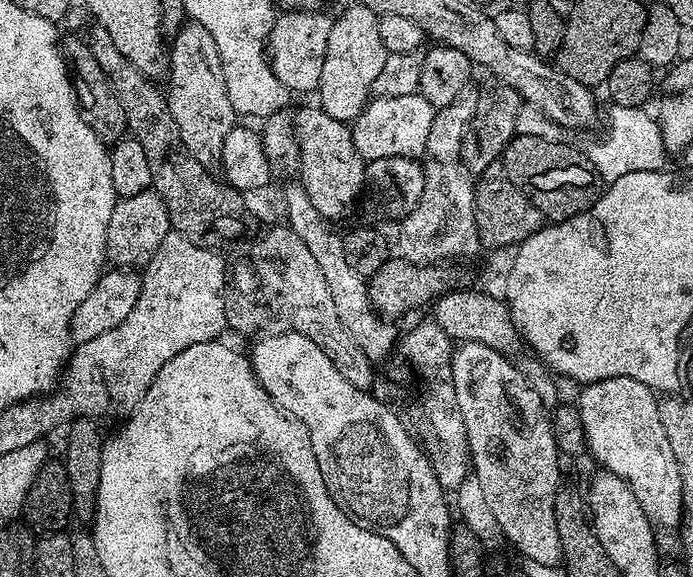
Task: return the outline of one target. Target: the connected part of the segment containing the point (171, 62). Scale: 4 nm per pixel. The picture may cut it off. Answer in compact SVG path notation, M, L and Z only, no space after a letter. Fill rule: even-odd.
M188 22L170 40L167 53L166 95L170 114L174 114L184 149L204 168L215 169L220 164L222 146L230 130L238 124L236 111L234 106L230 106L230 98L226 94L226 78L222 74L218 46L214 46L214 38L210 38L206 26Z

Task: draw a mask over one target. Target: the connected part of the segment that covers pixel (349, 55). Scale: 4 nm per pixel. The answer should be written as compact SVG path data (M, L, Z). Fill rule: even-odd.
M350 6L344 8L341 13L340 17L337 15L333 19L330 26L330 42L326 42L326 62L322 62L318 107L326 114L330 114L330 118L351 122L368 105L373 95L374 78L381 73L389 52L386 46L382 46L382 38L378 35L380 16L377 13L372 12L366 6Z

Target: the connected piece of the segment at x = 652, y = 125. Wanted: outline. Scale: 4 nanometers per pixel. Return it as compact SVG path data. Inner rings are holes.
M613 105L608 116L608 128L591 148L587 155L599 177L605 183L612 183L623 174L638 173L642 170L659 171L668 158L668 151L662 142L661 130L657 119L644 108L618 107Z

